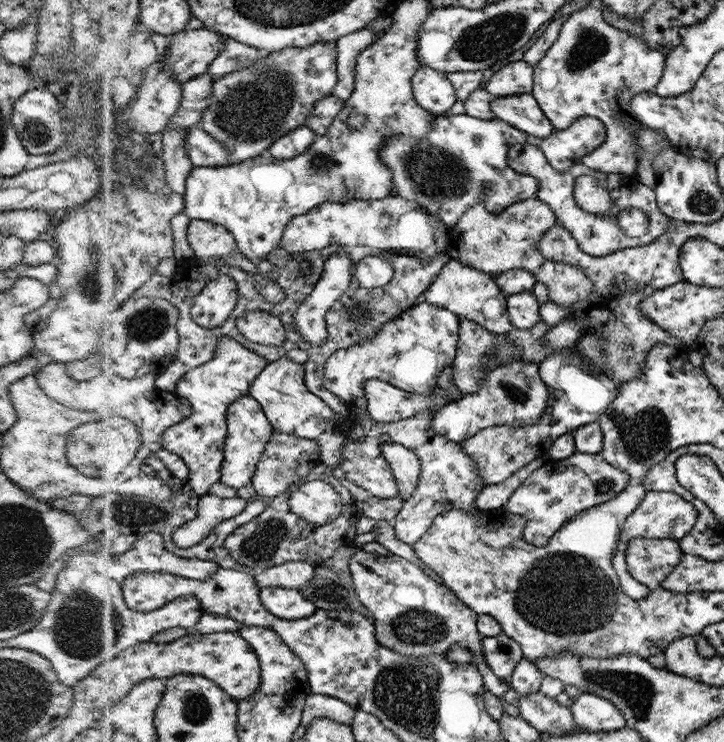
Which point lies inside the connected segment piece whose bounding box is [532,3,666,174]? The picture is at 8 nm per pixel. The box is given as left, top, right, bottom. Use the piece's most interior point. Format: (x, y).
(593, 69)

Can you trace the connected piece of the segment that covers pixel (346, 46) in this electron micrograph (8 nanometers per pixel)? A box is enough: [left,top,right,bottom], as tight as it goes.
[335,27,382,103]

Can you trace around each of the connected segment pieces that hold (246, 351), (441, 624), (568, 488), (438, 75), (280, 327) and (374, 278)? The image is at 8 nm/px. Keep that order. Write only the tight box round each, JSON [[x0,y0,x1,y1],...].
[[165,336,270,495],[350,540,511,697],[503,452,630,547],[412,65,456,116],[238,307,289,347],[353,254,394,288]]

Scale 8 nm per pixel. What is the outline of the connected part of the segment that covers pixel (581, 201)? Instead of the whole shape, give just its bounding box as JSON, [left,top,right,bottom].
[576,176,611,213]

